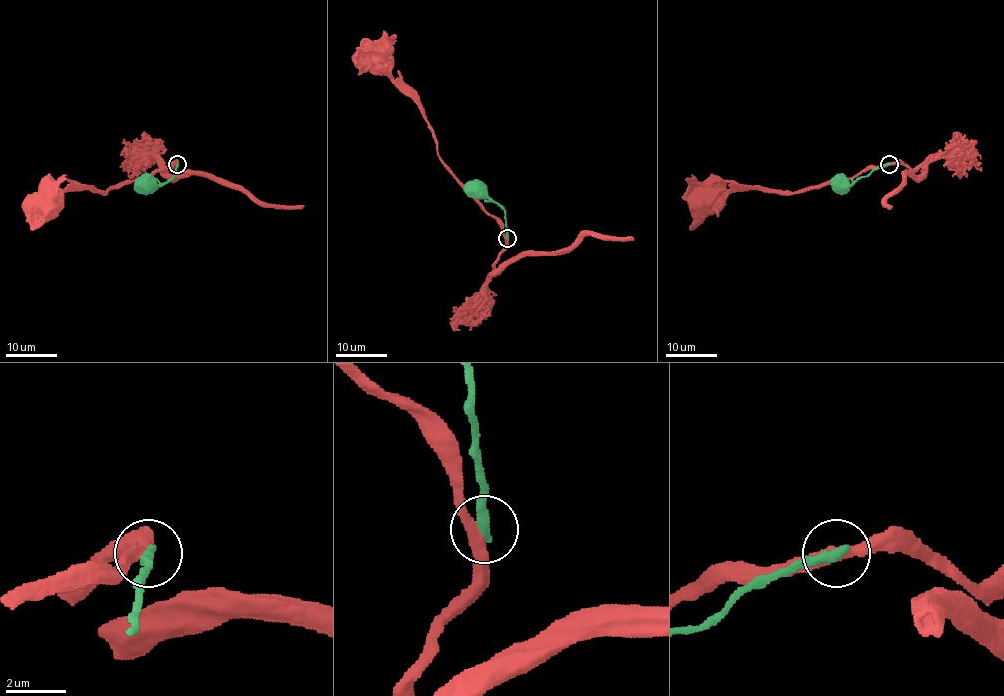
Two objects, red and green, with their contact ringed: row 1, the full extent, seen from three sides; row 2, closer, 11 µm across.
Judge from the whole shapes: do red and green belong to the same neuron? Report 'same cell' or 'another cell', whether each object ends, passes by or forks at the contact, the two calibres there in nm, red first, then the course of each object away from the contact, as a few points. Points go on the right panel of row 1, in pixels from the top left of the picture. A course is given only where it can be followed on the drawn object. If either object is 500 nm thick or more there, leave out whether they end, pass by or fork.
another cell | red passes by | green ends | 380/400 nm | red via (889, 163), (866, 167), (851, 177), (804, 191), (710, 190), (696, 200), (700, 204) | green via (889, 163), (875, 167), (852, 184), (841, 179), (839, 181)

